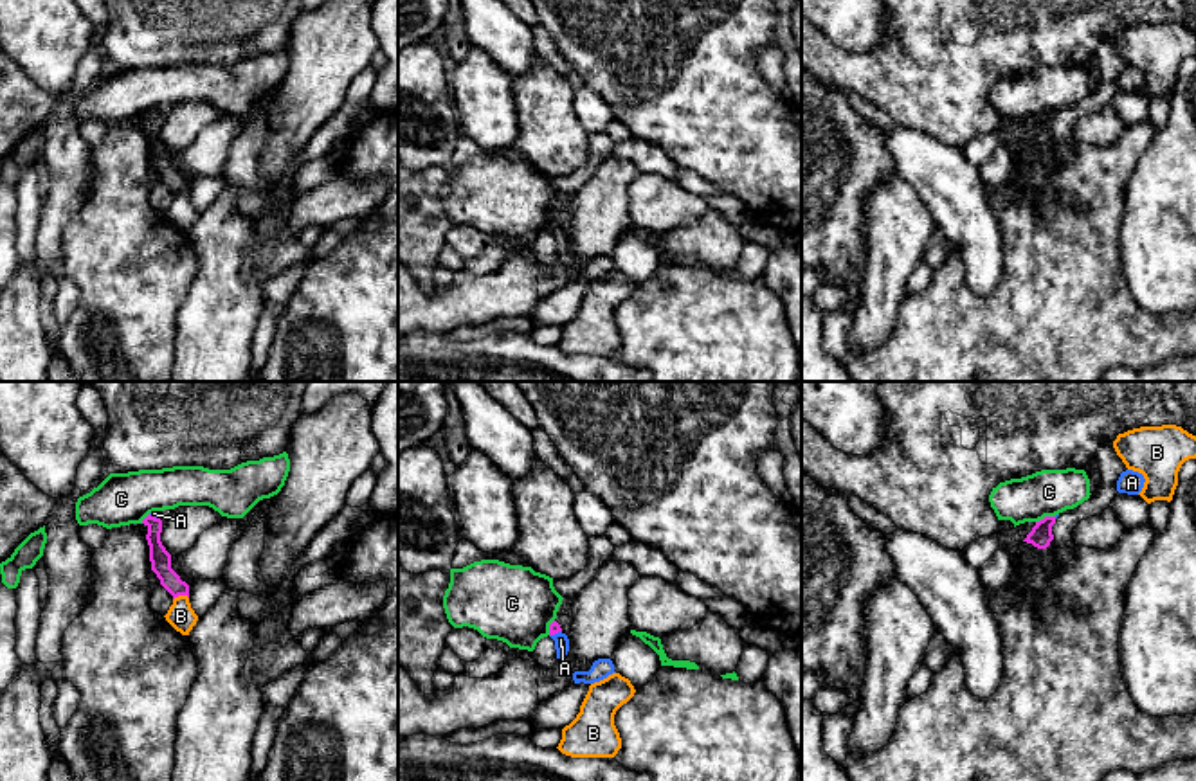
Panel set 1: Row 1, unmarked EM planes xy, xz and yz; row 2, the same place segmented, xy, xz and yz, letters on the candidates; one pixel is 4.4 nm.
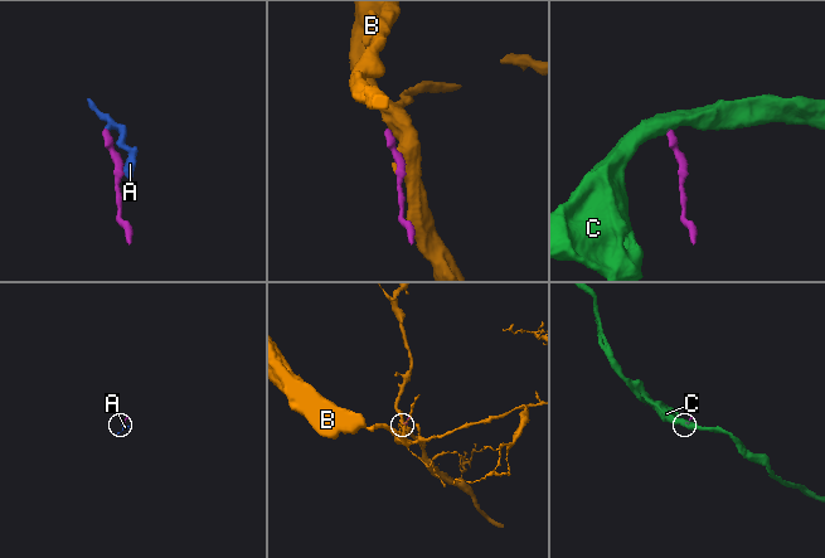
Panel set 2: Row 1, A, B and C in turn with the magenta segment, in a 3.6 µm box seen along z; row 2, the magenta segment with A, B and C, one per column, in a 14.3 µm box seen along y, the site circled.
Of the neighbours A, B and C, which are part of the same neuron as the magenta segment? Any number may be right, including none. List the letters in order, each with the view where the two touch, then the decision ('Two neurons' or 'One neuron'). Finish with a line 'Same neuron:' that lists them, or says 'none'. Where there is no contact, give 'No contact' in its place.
A: Touches magenta in xz. One neuron
B: Touches magenta in xy. Two neurons
C: Touches magenta in yz. Two neurons
Same neuron: A

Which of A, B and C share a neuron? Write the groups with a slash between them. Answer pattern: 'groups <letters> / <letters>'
groups A / B / C

